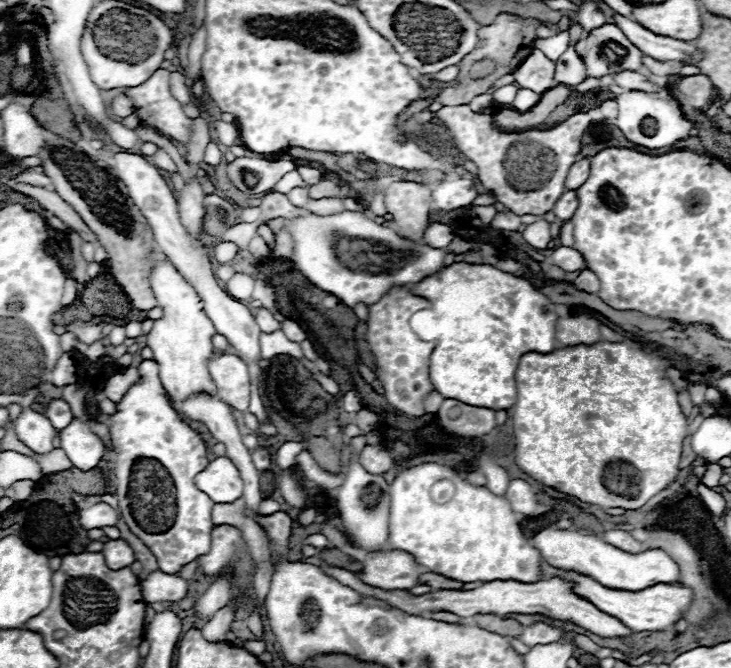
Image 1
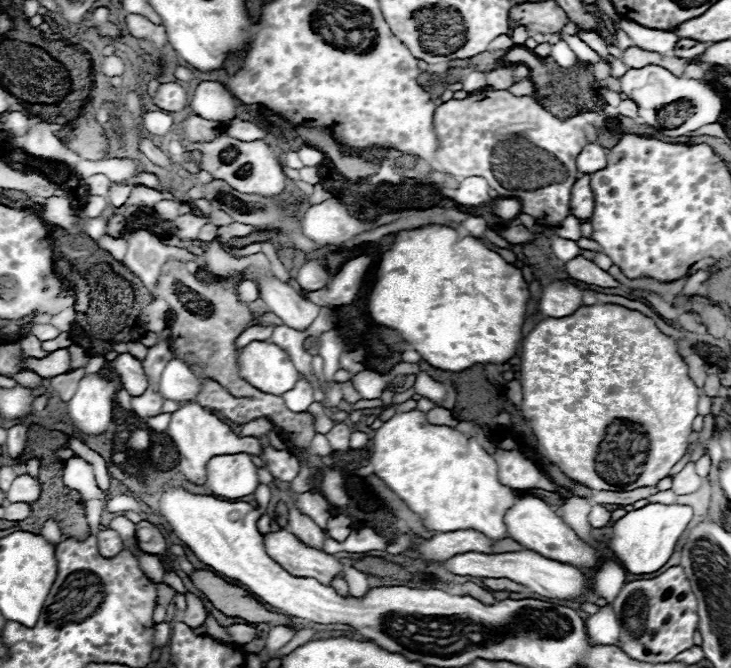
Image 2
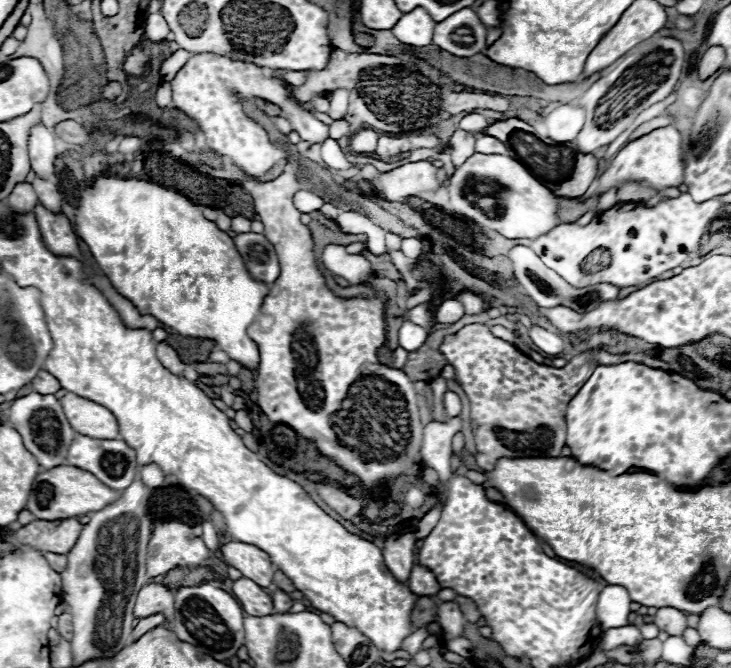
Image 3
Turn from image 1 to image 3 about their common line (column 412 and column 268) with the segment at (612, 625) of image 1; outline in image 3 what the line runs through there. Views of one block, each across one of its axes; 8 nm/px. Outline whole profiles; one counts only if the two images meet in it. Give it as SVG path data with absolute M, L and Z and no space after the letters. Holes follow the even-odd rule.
M240 578L234 582L234 596L250 616L272 614L272 598L250 578Z

